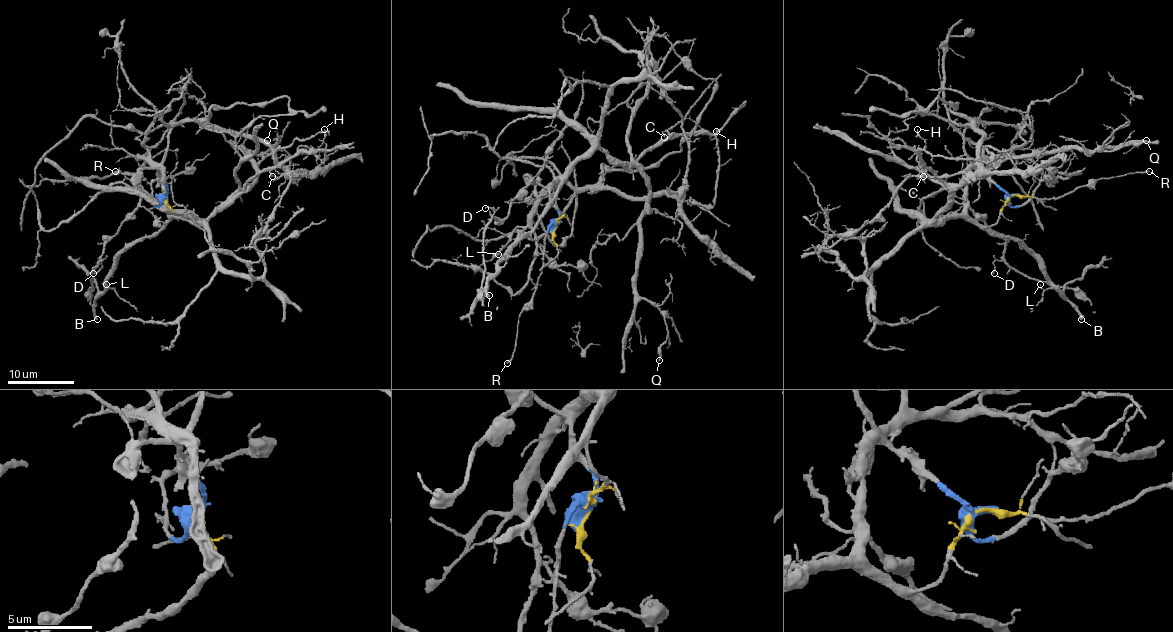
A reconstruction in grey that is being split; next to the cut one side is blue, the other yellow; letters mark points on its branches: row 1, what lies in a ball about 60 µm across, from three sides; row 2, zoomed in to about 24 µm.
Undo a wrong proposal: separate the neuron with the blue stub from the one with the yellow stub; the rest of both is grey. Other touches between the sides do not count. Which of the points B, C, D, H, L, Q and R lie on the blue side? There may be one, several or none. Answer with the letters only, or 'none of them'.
D, R

